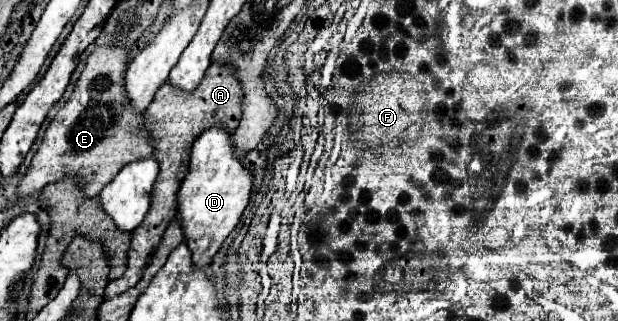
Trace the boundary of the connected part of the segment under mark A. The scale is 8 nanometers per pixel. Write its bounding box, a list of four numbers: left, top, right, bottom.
[106,63,244,297]

